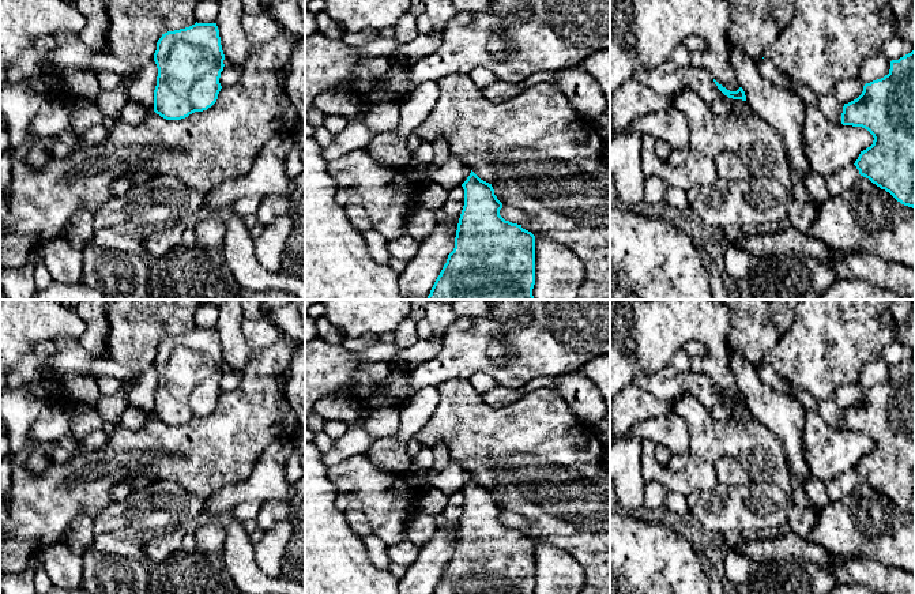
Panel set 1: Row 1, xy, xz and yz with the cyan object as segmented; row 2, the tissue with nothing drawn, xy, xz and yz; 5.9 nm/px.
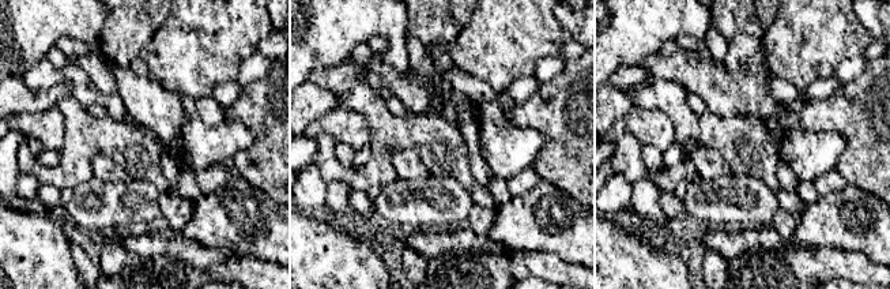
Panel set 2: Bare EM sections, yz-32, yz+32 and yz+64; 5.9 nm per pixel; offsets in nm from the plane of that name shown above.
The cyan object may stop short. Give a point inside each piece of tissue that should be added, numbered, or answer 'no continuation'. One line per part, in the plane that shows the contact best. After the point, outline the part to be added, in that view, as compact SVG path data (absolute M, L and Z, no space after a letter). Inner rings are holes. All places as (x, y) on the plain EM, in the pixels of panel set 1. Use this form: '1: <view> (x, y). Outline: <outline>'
no continuation

